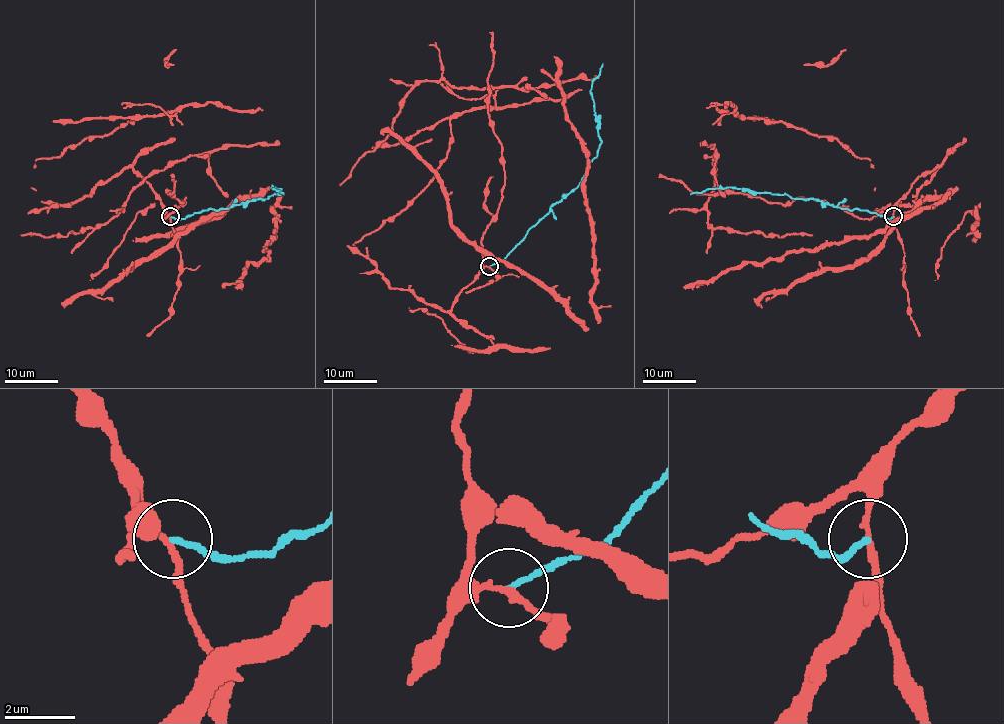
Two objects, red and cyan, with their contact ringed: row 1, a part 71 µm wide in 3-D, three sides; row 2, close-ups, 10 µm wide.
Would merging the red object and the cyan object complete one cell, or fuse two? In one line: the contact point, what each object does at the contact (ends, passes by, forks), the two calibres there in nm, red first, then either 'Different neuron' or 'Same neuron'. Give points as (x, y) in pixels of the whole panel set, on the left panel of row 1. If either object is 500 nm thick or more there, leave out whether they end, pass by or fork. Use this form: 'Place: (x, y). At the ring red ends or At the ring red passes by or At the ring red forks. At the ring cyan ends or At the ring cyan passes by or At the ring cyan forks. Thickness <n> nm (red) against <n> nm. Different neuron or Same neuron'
Place: (170, 216). At the ring red passes by. At the ring cyan ends. Thickness 160 nm (red) against 130 nm. Different neuron

